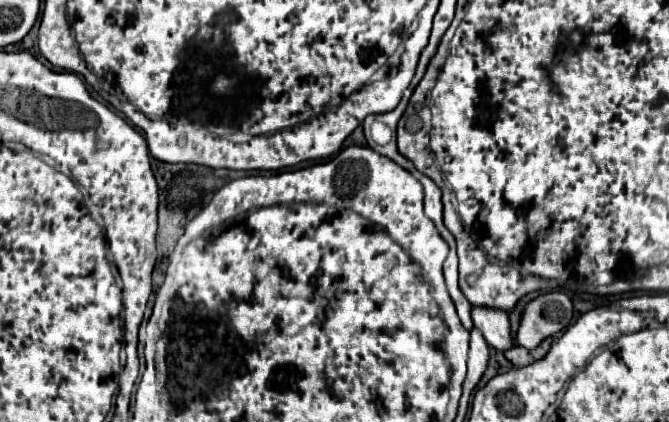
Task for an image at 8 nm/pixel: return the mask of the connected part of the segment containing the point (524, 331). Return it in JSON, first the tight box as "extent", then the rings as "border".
{"extent":[517,292,573,350],"border":[[[563,292],[541,294],[525,308],[525,314],[517,332],[517,342],[523,348],[533,350],[545,338],[565,330],[571,318],[573,318],[573,302],[569,300],[567,294]]]}

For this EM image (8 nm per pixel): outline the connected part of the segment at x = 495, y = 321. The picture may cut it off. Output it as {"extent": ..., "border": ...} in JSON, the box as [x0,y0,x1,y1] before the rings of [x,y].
{"extent":[473,306,517,350],"border":[[[473,306],[473,322],[475,328],[483,334],[489,346],[495,350],[511,350],[517,346],[513,334],[511,334],[511,324],[509,316],[505,312],[495,312],[493,308],[475,308]]]}

